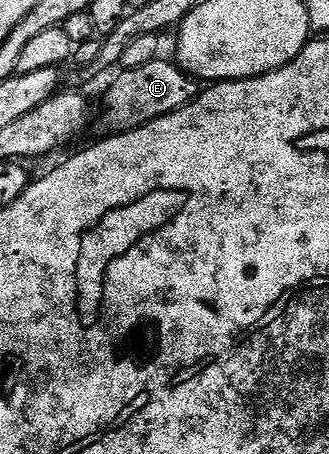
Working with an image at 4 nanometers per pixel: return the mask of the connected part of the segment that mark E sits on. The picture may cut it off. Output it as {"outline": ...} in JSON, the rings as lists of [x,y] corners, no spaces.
{"outline":[[[165,57],[153,59],[148,65],[140,65],[131,71],[123,70],[121,74],[107,89],[106,100],[102,103],[102,119],[114,133],[131,131],[159,119],[161,115],[179,111],[200,91],[199,84],[177,62],[170,60],[169,63]]]}

